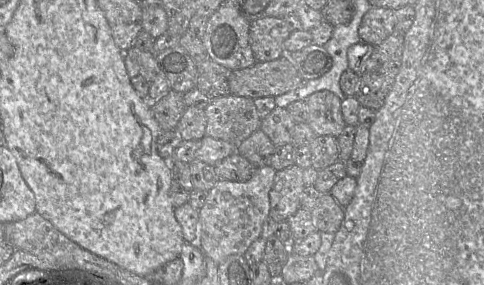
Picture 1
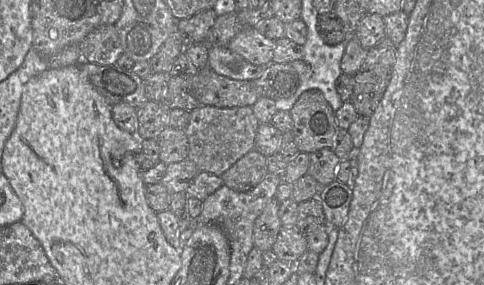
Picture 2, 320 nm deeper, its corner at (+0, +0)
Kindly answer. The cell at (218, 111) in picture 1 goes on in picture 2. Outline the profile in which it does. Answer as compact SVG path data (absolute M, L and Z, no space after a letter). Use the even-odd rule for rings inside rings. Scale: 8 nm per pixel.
M200 106L190 112L189 123L184 129L188 139L188 156L200 172L222 176L233 164L255 147L256 132L260 122L253 113L252 107L218 108L215 106Z

